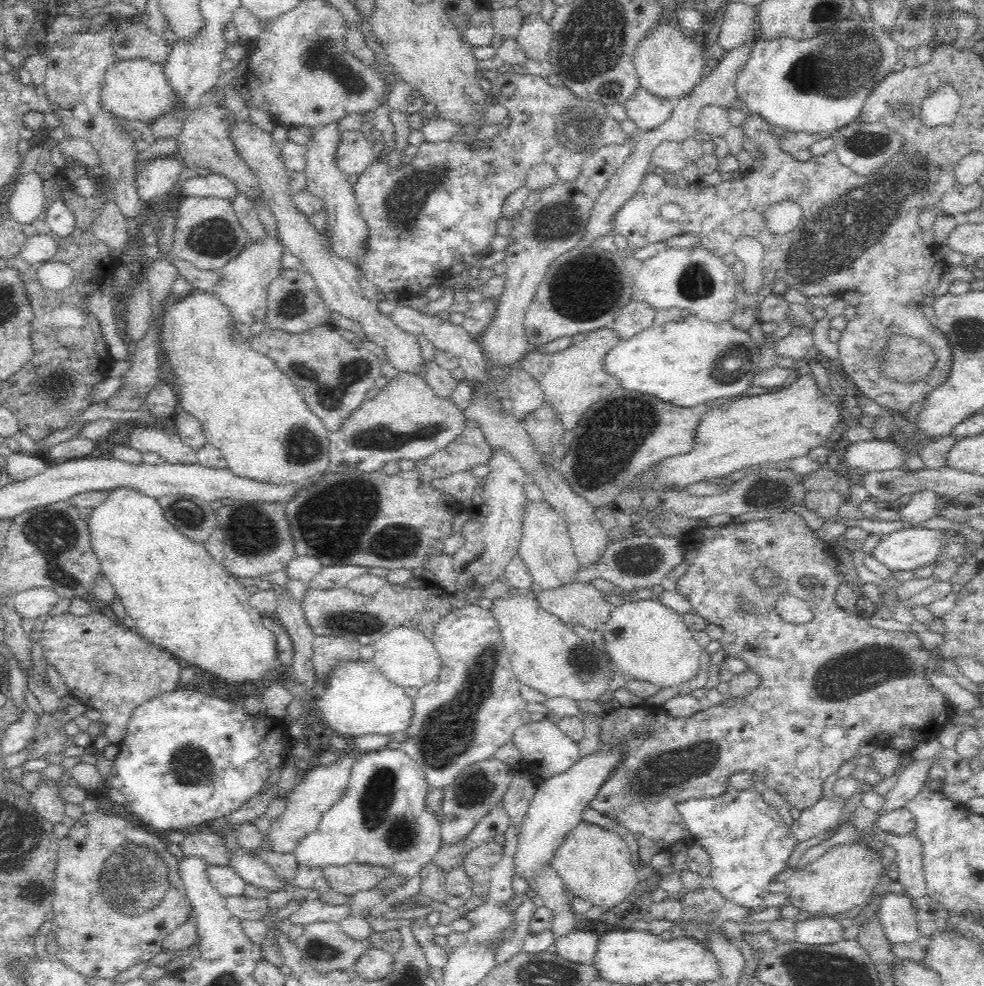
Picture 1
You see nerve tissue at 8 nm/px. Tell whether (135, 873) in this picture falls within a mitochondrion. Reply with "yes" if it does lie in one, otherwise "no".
yes

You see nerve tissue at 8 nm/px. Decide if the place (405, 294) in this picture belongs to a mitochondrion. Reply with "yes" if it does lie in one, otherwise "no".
no

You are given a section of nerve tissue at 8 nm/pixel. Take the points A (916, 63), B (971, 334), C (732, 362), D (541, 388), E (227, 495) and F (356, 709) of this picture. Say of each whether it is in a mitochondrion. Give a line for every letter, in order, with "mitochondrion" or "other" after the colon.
A: other
B: mitochondrion
C: mitochondrion
D: other
E: other
F: other

